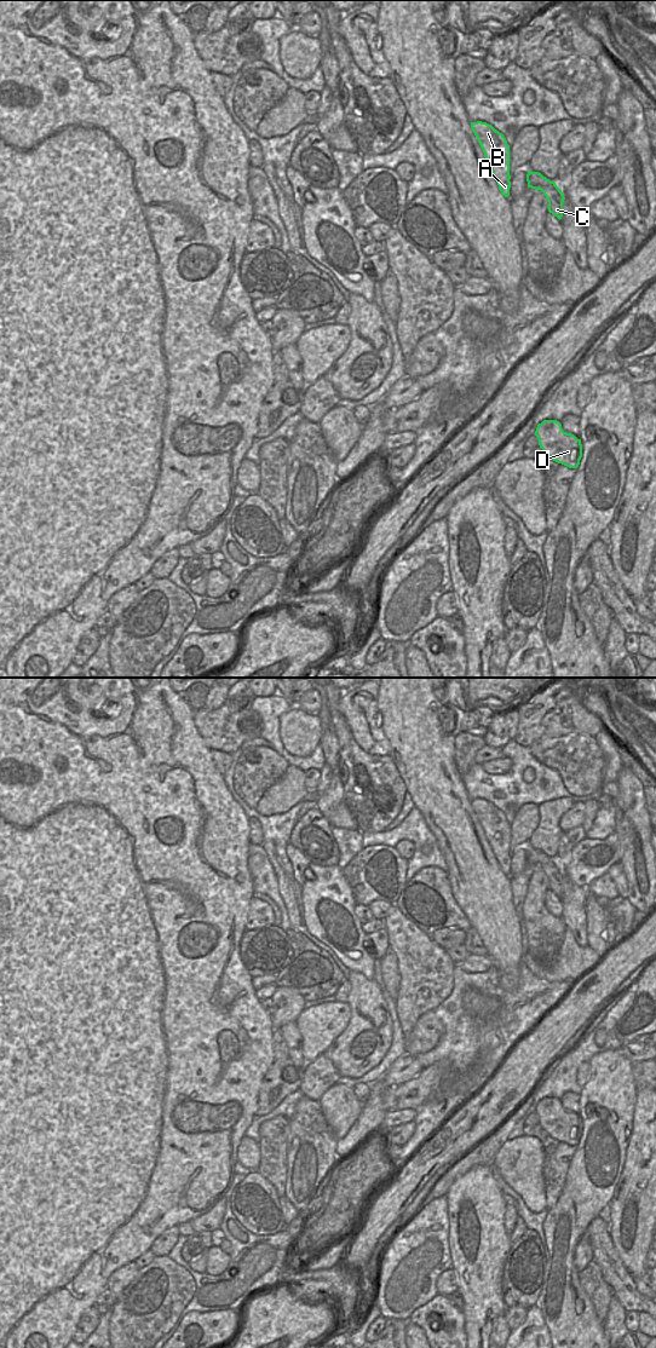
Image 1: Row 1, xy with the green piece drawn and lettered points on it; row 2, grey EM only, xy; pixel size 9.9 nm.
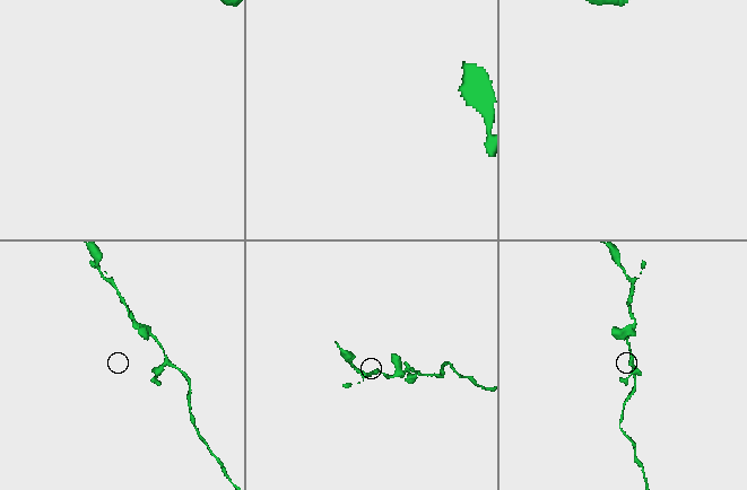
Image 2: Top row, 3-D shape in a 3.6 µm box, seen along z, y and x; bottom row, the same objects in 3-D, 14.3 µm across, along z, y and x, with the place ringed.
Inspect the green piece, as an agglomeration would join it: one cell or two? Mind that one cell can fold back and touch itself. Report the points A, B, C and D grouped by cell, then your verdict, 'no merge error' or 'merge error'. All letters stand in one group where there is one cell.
A B C D; no merge error

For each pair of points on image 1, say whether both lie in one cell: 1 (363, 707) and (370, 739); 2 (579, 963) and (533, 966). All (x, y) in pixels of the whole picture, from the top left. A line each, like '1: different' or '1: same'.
1: same
2: same

